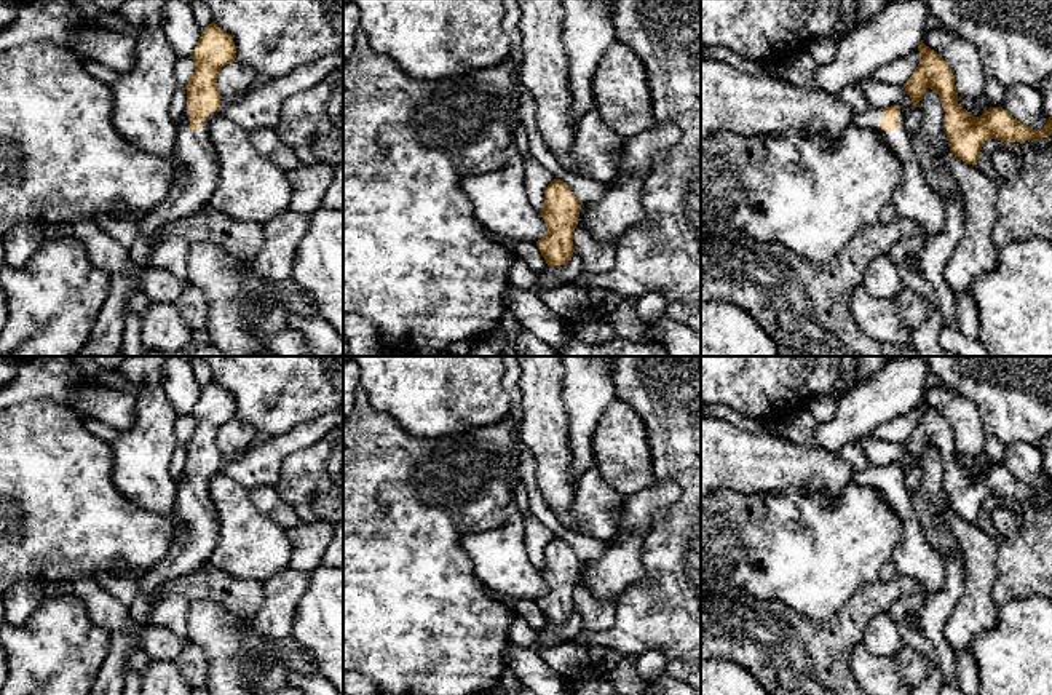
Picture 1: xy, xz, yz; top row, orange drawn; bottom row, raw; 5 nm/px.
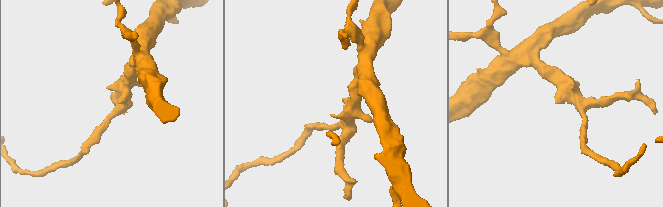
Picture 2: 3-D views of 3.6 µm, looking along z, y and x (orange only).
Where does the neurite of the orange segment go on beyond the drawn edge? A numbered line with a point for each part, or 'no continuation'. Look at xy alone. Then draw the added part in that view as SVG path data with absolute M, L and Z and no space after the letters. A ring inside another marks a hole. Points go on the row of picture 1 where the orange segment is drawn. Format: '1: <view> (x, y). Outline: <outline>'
1: xy (195, 152). Outline: M188 107L177 123L174 157L184 168L184 177L139 224L139 233L129 248L129 257L136 268L150 265L150 254L161 241L158 235L164 227L200 211L208 205L219 182L219 160L209 136L209 123L220 112L212 112L200 131L190 129Z

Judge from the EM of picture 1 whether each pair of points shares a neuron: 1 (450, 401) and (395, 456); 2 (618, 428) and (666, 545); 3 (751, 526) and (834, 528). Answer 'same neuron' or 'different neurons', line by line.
1: different neurons
2: different neurons
3: same neuron

